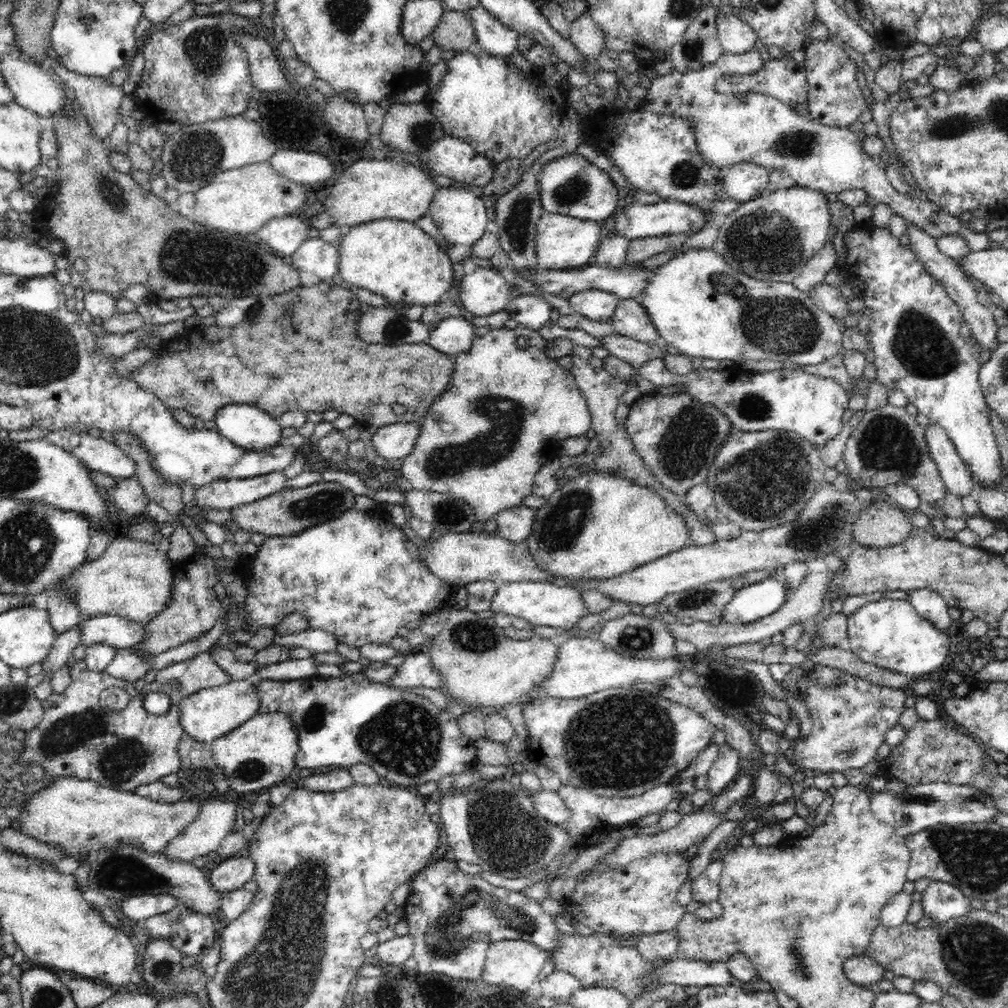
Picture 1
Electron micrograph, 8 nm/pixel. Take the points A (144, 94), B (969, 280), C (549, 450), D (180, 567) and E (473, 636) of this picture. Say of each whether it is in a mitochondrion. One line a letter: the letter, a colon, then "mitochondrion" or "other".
A: other
B: other
C: other
D: other
E: mitochondrion

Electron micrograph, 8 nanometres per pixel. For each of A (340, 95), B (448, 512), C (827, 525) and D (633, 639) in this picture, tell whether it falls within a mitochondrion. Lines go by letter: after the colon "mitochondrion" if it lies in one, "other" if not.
A: other
B: mitochondrion
C: mitochondrion
D: mitochondrion

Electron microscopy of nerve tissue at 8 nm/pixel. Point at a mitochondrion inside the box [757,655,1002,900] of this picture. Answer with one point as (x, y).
(921, 798)

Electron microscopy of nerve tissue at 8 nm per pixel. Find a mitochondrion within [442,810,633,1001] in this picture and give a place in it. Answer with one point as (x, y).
(515, 919)

